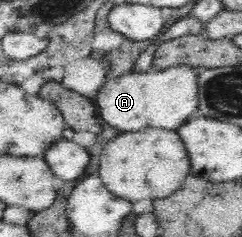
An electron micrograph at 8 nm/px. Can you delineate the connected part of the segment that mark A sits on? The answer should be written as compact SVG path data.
M174 65L162 70L149 72L128 72L115 79L106 80L102 88L96 94L97 112L108 126L112 126L119 132L136 132L143 128L163 128L164 130L177 130L180 124L188 118L197 115L197 76L192 67L186 65Z

